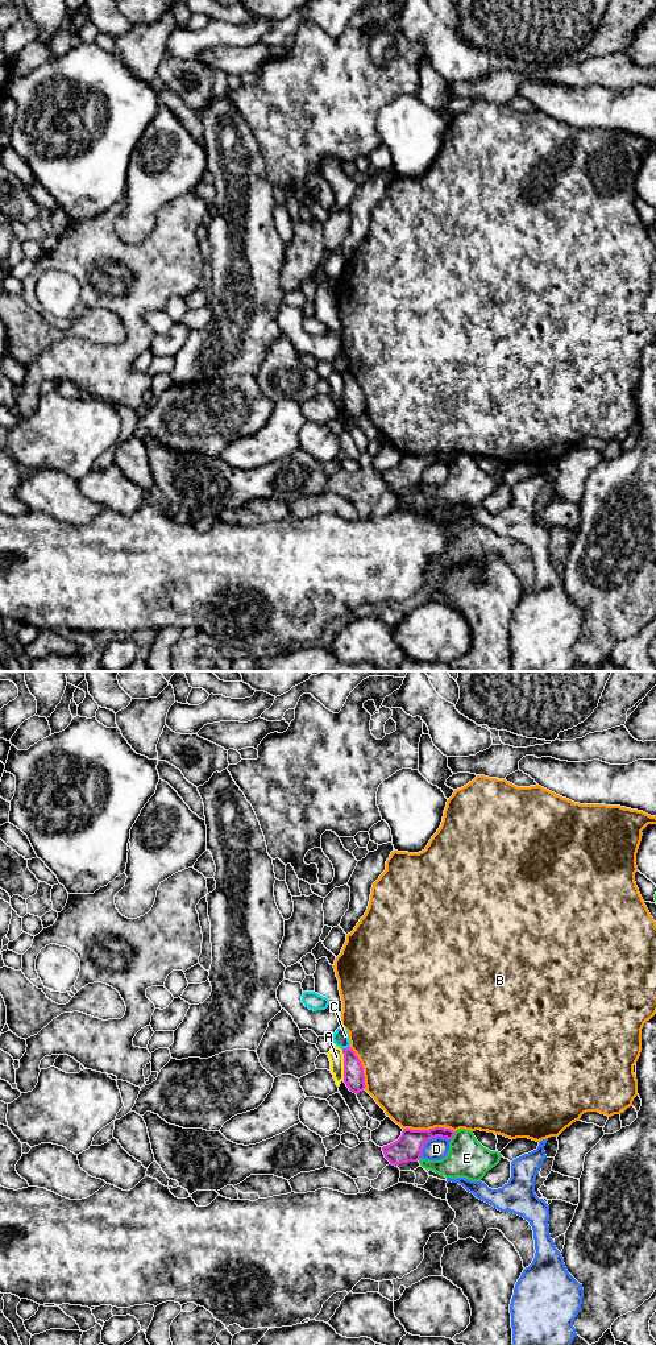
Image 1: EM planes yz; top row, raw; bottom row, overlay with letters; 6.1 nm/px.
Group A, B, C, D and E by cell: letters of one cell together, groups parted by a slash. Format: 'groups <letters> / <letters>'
groups A / B / C / D / E

